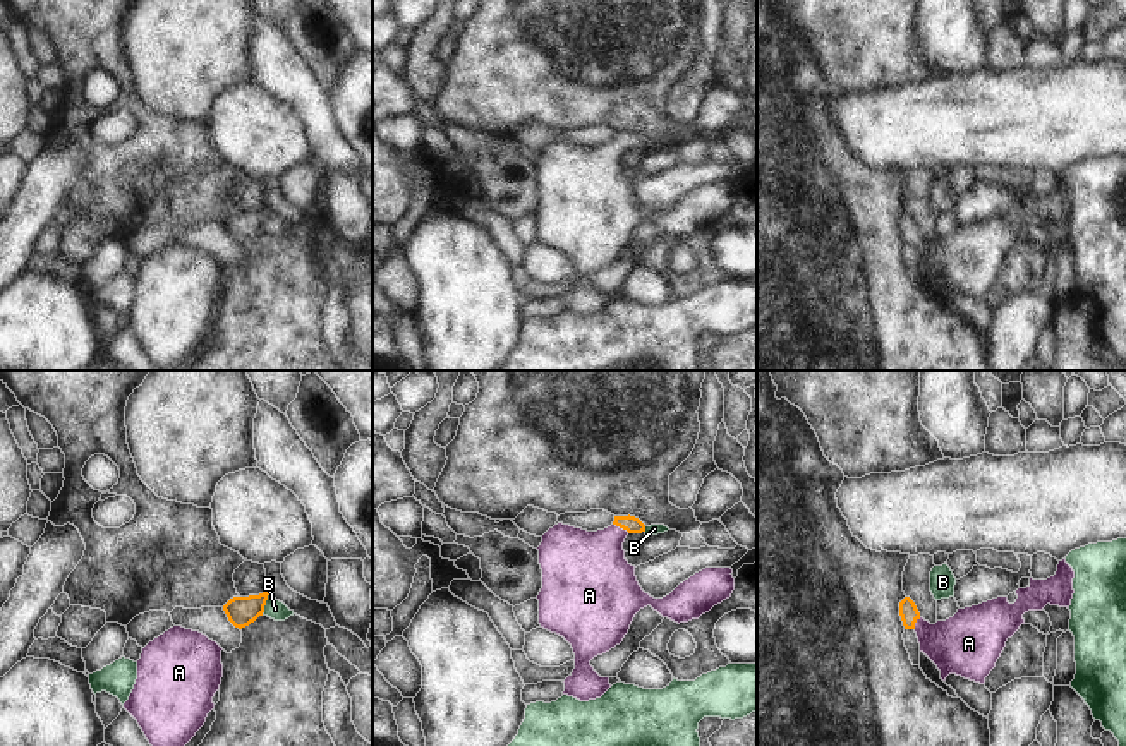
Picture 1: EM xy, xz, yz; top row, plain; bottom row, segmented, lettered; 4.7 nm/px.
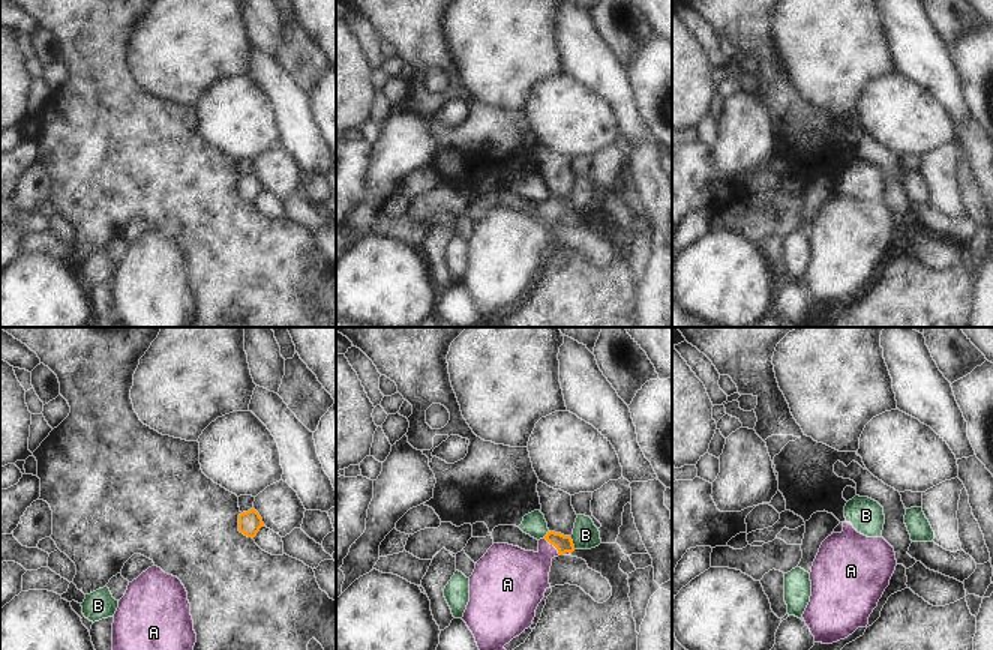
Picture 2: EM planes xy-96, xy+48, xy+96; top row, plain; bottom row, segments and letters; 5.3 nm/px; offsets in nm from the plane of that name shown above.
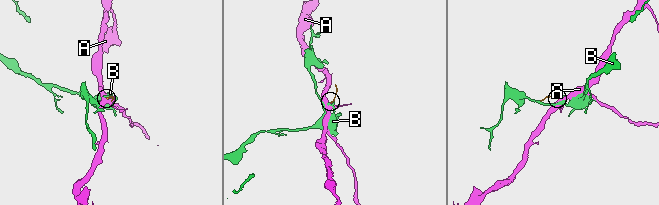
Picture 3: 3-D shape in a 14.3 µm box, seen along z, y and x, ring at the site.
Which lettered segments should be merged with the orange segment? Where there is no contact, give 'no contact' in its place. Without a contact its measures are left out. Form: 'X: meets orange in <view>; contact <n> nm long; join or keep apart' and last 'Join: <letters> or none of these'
A: meets orange in xz; contact 90 nm long; join
B: meets orange in xy; contact 100 nm long; keep apart
Join: A

